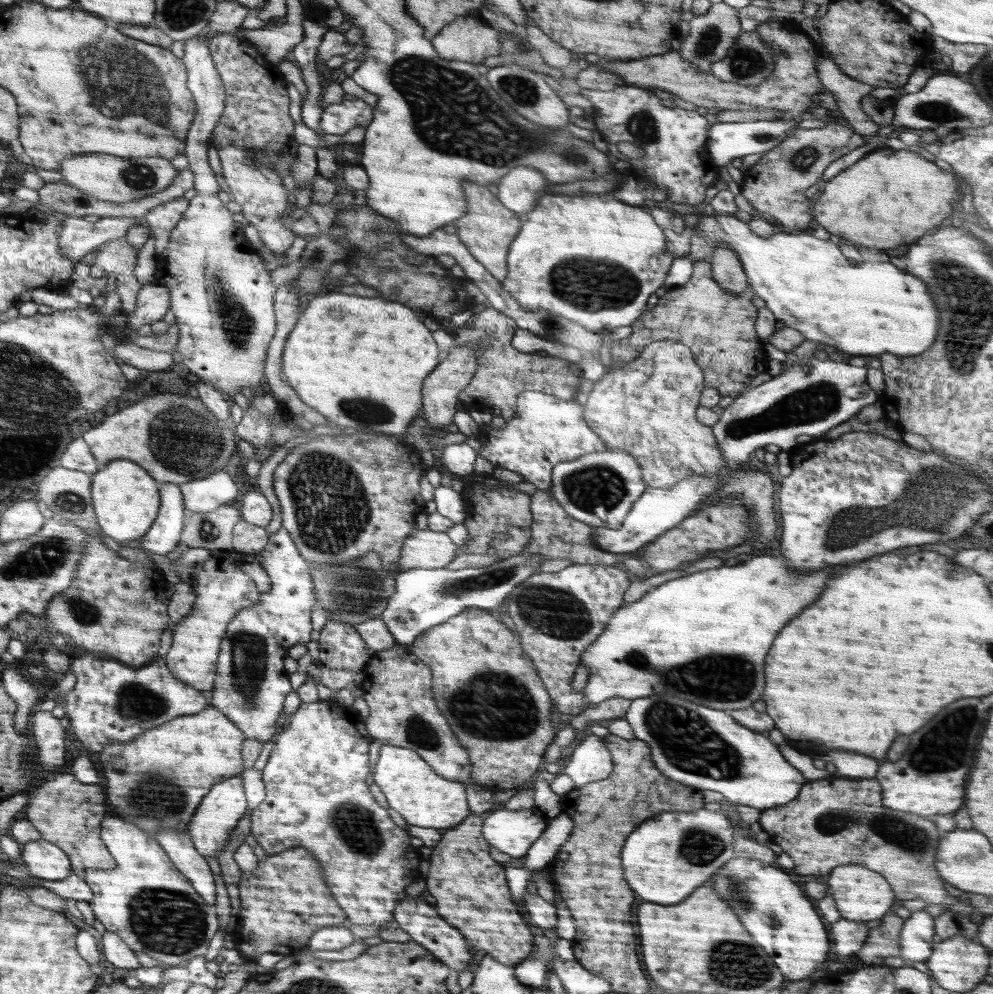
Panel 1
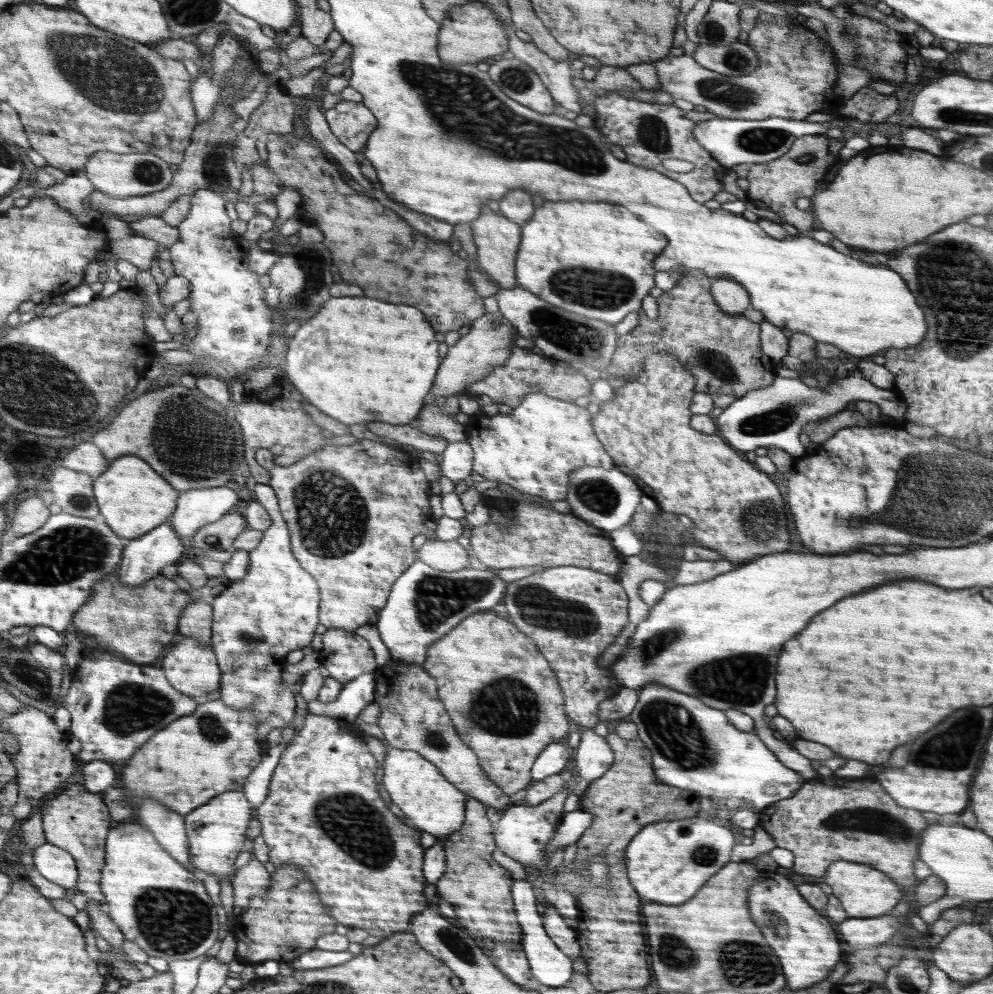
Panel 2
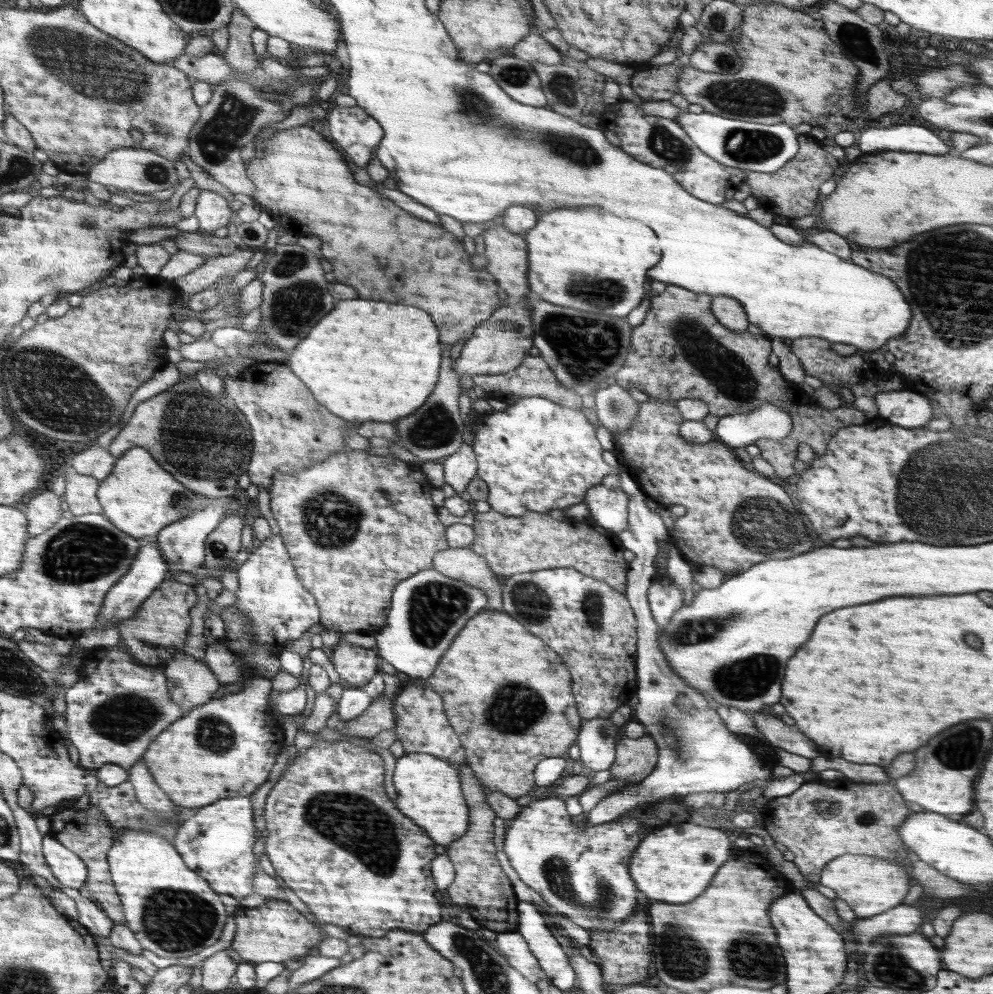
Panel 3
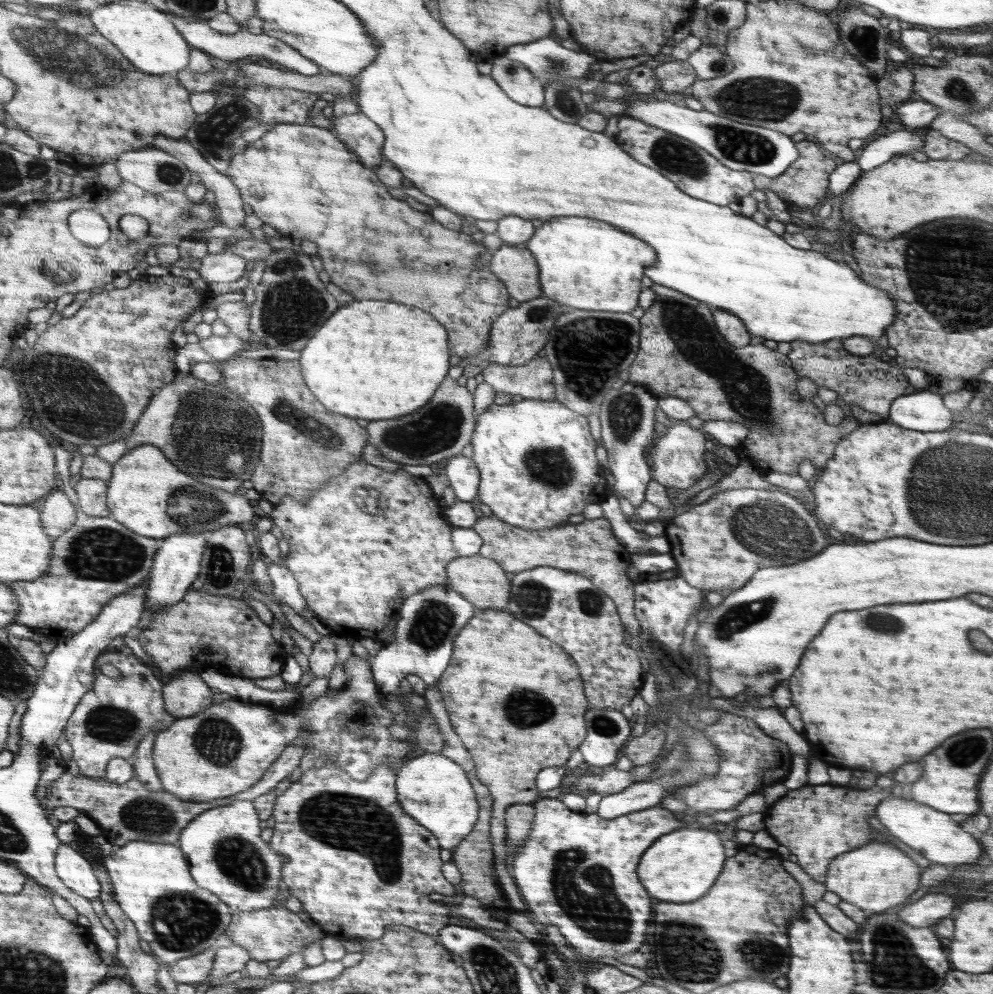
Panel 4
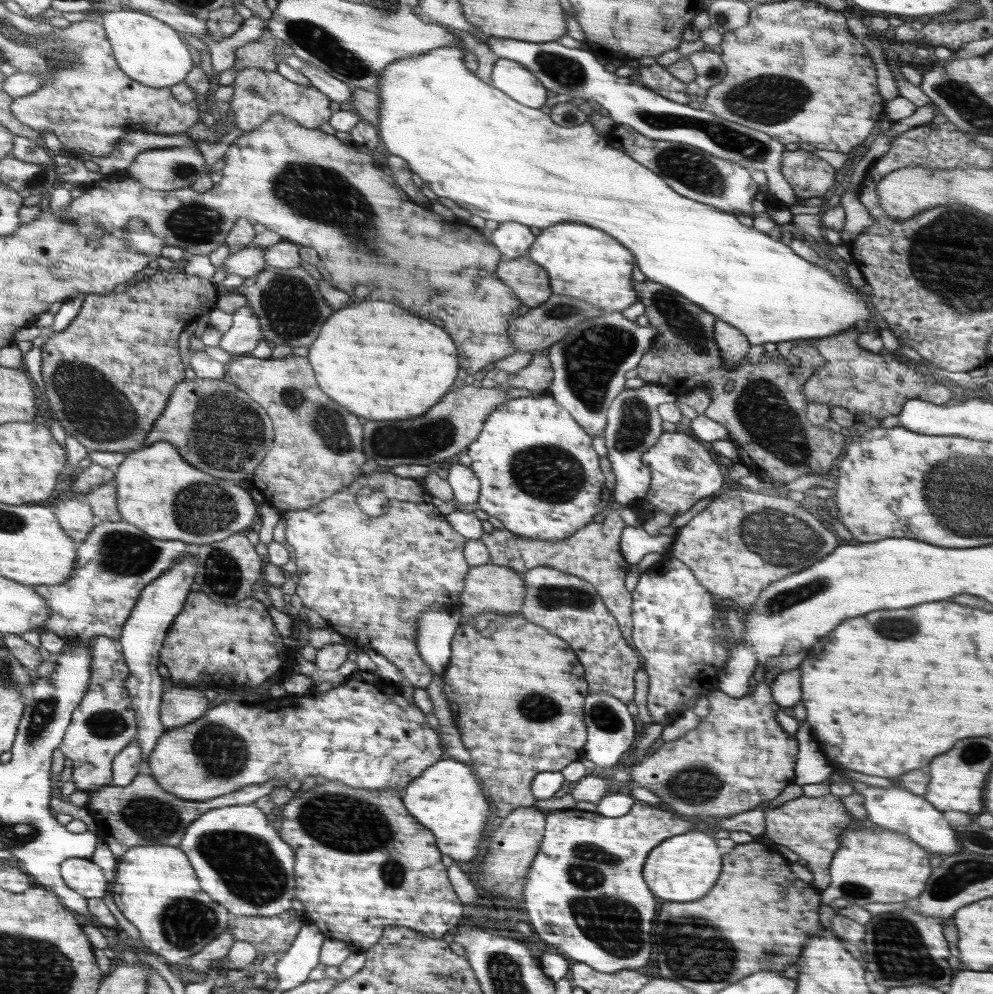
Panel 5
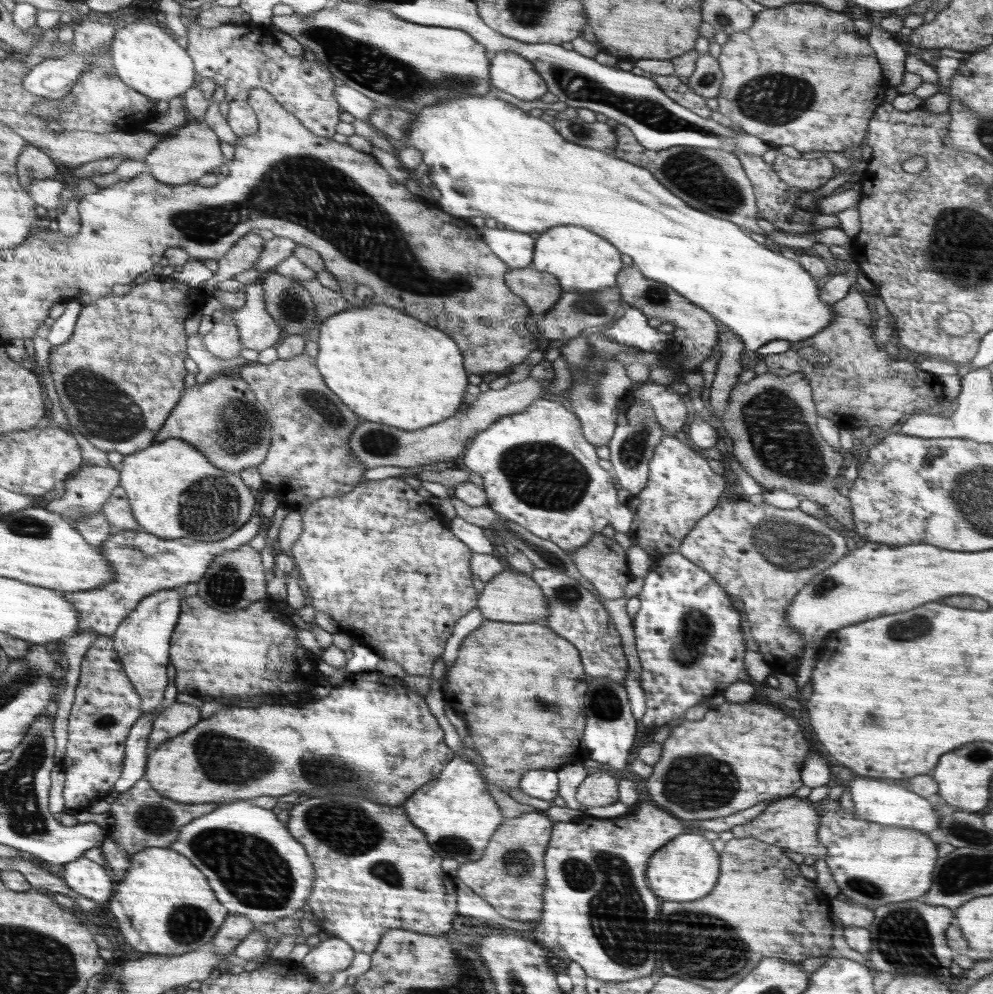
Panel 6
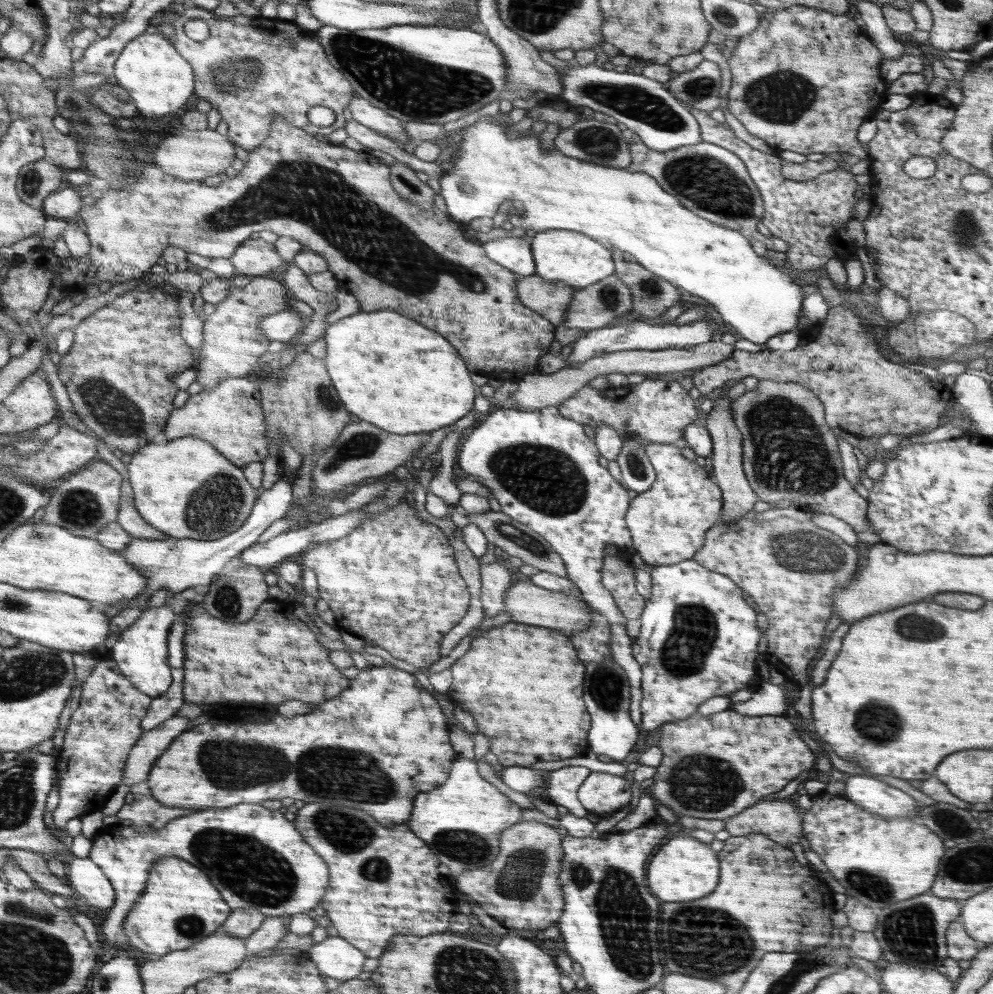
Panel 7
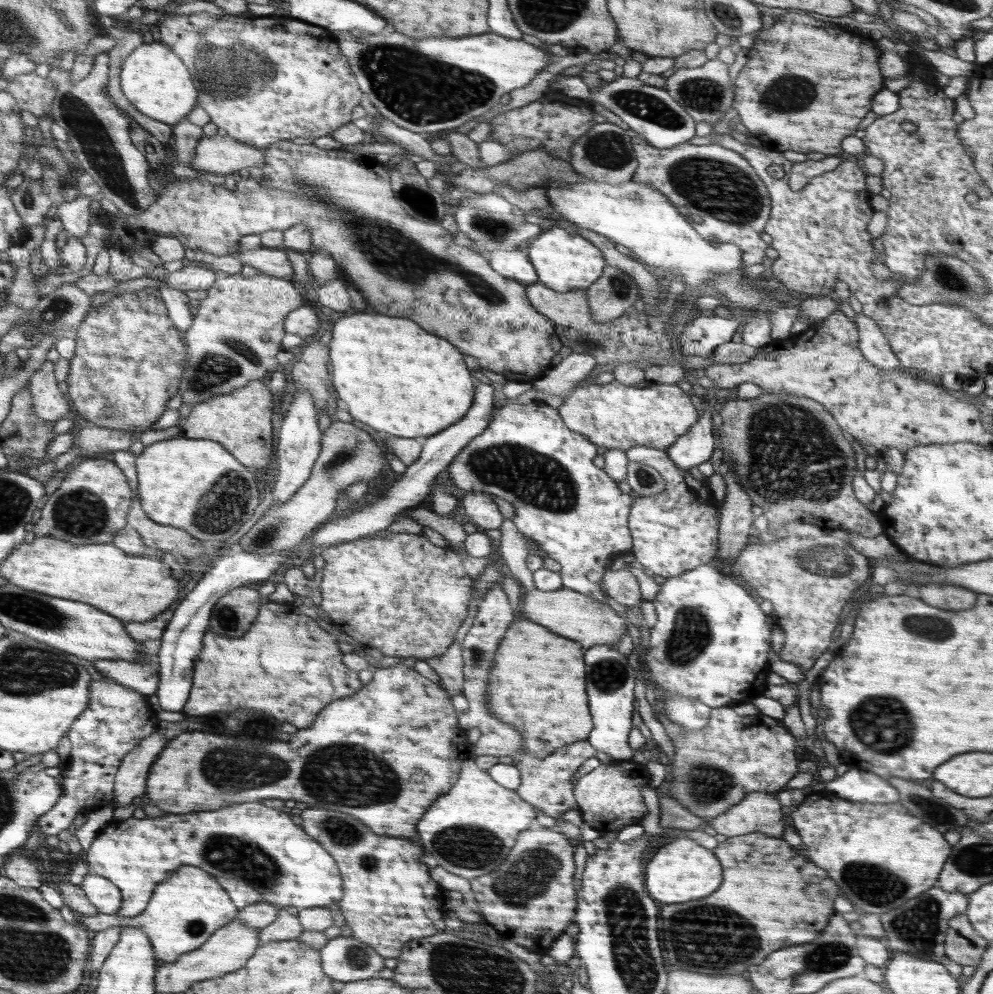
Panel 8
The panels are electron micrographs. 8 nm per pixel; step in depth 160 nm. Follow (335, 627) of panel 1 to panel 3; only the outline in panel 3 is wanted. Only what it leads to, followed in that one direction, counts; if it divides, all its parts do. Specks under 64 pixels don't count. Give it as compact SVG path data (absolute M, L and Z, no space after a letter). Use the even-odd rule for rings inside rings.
M341 641L333 649L332 663L342 680L356 687L368 684L374 674L380 672L377 661L380 660L376 648L362 648Z

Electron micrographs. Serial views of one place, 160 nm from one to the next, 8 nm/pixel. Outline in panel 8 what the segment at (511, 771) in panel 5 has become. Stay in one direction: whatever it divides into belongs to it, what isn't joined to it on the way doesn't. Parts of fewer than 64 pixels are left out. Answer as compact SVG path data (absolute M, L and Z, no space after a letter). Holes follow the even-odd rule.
M526 618L514 621L500 641L488 678L487 705L500 720L526 732L522 734L526 744L521 748L530 756L545 757L557 748L589 737L593 722L588 712L584 652L580 646Z

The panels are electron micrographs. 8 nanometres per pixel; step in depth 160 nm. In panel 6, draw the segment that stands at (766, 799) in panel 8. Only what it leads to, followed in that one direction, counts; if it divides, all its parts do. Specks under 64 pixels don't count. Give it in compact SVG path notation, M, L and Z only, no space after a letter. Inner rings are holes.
M791 795L790 798L778 799L762 810L752 822L742 826L734 826L731 831L734 838L754 837L762 842L802 854L814 859L826 858L826 847L817 839L817 830L820 826L820 805L812 804L808 800L799 800Z

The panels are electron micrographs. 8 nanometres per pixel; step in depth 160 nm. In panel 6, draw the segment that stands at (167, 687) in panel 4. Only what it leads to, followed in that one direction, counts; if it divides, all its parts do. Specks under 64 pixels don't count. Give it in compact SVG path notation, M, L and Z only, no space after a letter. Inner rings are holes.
M176 701L164 712L158 713L152 723L151 733L147 738L147 753L151 753L163 742L177 737L178 734L182 734L188 729L192 729L192 726L202 719L198 712L200 712L198 707Z

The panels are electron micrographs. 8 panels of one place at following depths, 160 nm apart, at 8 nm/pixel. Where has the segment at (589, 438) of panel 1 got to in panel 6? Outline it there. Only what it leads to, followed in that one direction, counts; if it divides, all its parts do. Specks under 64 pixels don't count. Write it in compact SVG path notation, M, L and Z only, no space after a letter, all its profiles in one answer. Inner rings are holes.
M542 398L522 412L500 417L486 430L471 438L462 460L468 470L482 476L487 494L486 505L500 516L530 530L532 534L551 540L566 553L588 544L606 526L612 526L615 532L629 532L634 515L626 503L620 503L619 487L612 473L598 465L596 447L584 438L581 422L565 402Z

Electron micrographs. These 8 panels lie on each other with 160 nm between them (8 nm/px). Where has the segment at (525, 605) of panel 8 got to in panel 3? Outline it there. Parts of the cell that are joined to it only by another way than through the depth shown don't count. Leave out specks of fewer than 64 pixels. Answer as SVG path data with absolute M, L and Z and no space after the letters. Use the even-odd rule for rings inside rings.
M449 548L434 555L433 566L448 578L455 578L472 587L482 589L490 610L502 610L501 580L483 556L471 548Z

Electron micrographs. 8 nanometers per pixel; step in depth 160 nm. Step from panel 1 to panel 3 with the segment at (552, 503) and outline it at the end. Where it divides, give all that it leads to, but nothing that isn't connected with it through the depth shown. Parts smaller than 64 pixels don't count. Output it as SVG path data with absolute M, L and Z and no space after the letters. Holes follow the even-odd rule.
M495 510L488 512L475 512L473 529L476 535L471 549L488 561L493 572L505 579L513 574L534 572L552 568L573 568L586 576L603 580L612 589L626 593L627 574L629 562L624 558L623 546L619 541L619 535L612 533L601 526L593 524L589 520L556 520L550 515L538 514L537 512L525 512L521 516L506 516Z

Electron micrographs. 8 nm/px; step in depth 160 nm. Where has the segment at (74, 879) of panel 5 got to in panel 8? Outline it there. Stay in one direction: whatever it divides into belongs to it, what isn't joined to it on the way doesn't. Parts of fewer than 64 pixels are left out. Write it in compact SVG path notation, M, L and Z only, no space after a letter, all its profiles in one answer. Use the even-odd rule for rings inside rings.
M90 872L84 877L80 888L99 913L115 915L121 910L123 905L121 890L115 883L110 882L110 879Z

